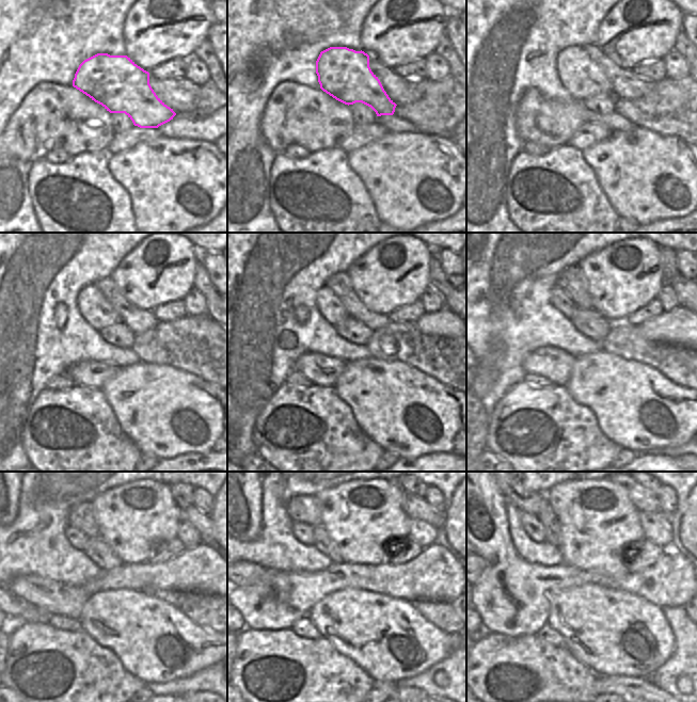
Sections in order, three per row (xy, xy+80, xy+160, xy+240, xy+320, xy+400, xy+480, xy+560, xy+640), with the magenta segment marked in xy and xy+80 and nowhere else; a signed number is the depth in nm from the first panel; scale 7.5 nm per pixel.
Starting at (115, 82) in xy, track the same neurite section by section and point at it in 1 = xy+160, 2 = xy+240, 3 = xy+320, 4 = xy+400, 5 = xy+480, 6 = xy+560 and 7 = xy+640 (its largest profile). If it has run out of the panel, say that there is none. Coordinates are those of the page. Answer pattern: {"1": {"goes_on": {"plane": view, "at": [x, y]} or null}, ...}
{"1": {"goes_on": {"plane": "xy+160", "at": [583, 78]}}, "2": {"goes_on": {"plane": "xy+240", "at": [96, 310]}}, "3": {"goes_on": {"plane": "xy+320", "at": [330, 307]}}, "4": {"goes_on": {"plane": "xy+400", "at": [559, 300]}}, "5": {"goes_on": {"plane": "xy+480", "at": [78, 540]}}, "6": {"goes_on": {"plane": "xy+560", "at": [303, 532]}}, "7": {"goes_on": {"plane": "xy+640", "at": [533, 527]}}}

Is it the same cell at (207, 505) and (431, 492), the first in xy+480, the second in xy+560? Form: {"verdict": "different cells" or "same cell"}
{"verdict": "same cell"}

